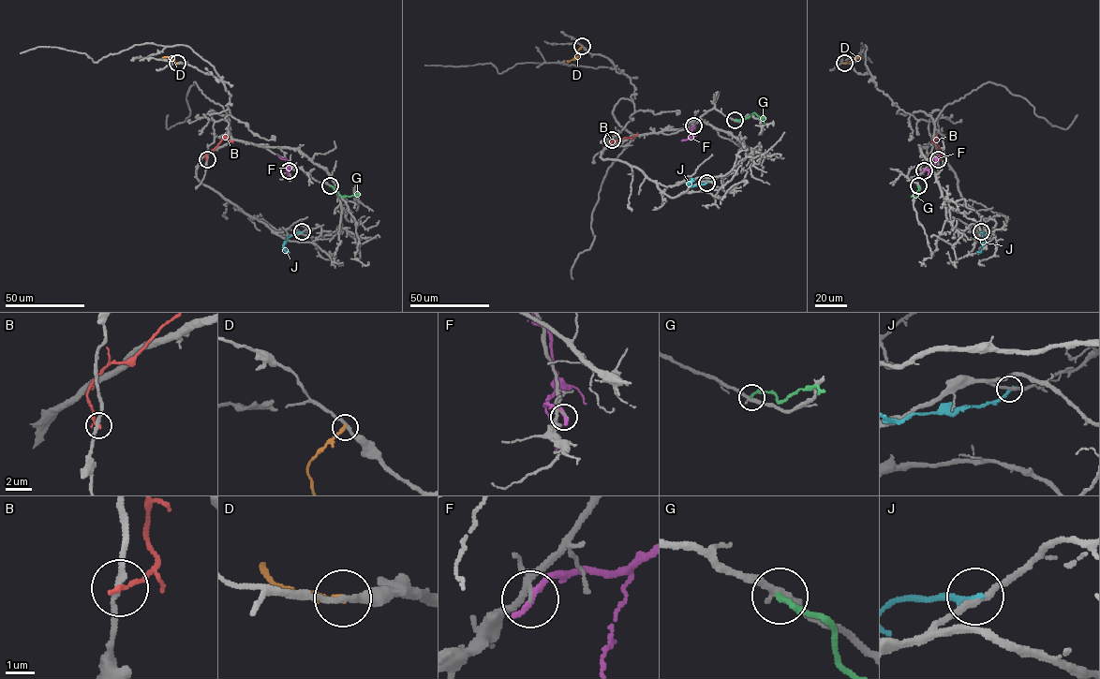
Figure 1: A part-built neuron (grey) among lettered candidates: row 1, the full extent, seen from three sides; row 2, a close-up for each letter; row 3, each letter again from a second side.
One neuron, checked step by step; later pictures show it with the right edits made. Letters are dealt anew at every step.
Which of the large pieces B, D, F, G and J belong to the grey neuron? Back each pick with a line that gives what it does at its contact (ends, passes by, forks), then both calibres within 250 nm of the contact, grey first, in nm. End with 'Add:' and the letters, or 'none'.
Add: none

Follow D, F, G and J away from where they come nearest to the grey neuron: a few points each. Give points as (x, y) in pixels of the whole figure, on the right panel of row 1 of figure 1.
D: (844, 63), (858, 57)
F: (924, 170), (934, 164), (939, 154)
G: (918, 185), (917, 195), (912, 197), (922, 193)
J: (980, 232), (984, 241), (980, 252), (976, 252)

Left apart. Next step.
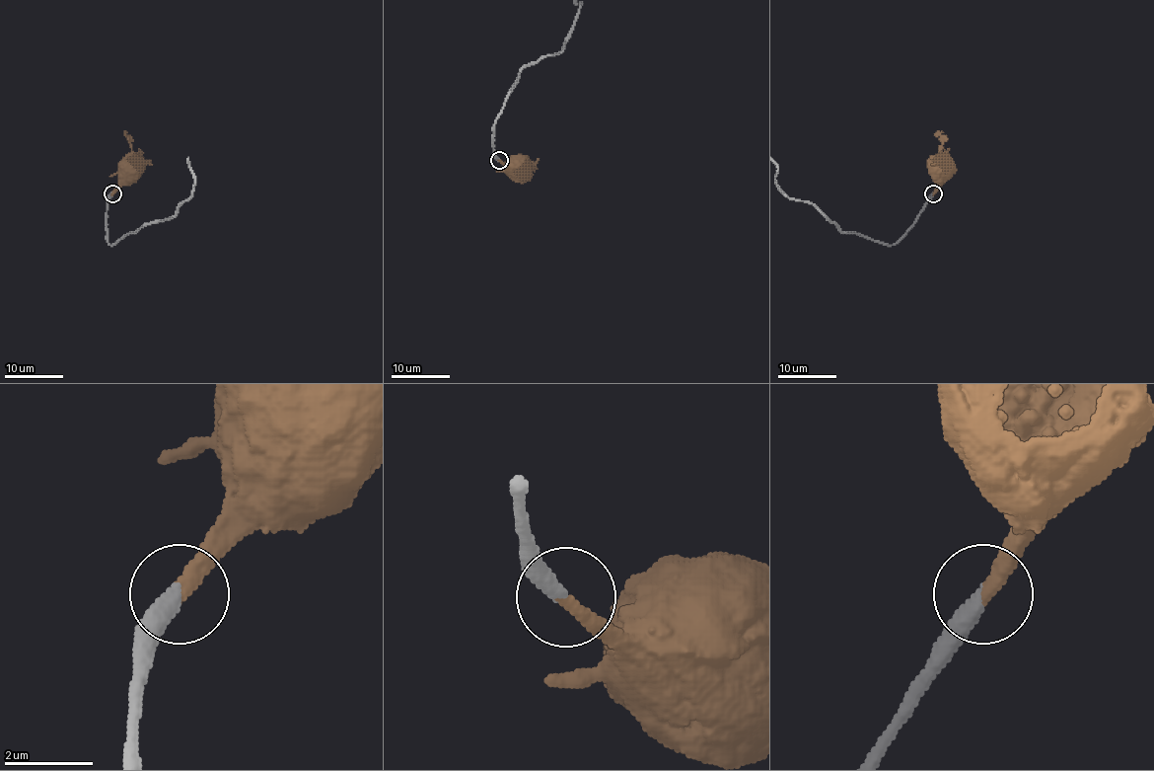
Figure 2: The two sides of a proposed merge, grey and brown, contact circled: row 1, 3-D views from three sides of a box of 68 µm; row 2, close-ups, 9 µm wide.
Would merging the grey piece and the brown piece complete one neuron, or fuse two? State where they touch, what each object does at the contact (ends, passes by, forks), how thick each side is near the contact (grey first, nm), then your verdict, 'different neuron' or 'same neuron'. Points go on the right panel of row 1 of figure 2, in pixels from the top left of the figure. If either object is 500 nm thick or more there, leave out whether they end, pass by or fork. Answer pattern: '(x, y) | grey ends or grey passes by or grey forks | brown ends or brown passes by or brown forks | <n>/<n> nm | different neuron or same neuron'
(933, 193) | grey ends | brown ends | 400/360 nm | same neuron

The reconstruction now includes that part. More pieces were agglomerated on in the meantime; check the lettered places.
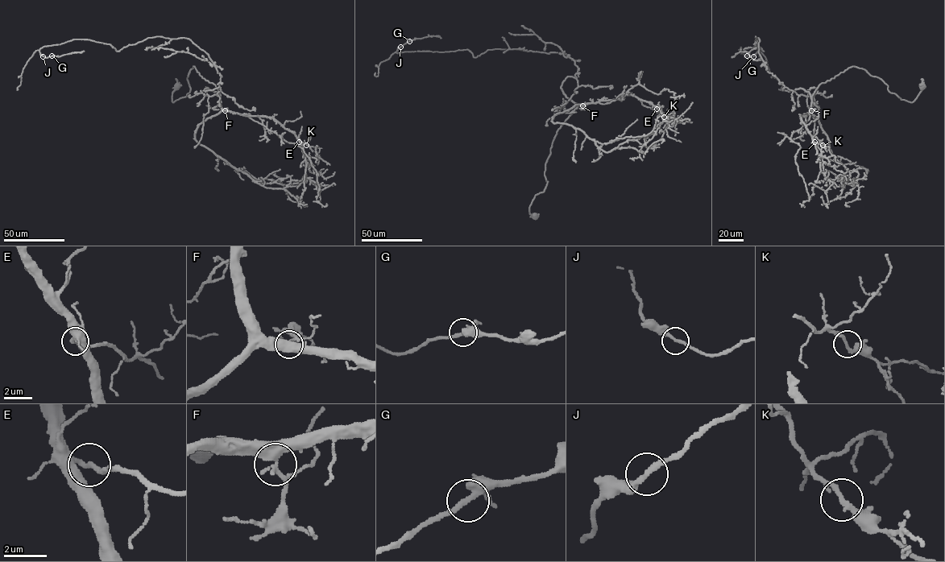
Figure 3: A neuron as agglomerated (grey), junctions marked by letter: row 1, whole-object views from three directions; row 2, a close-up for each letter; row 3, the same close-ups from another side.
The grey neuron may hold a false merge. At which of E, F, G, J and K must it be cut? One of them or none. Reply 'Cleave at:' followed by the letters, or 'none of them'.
Cleave at: none of them

